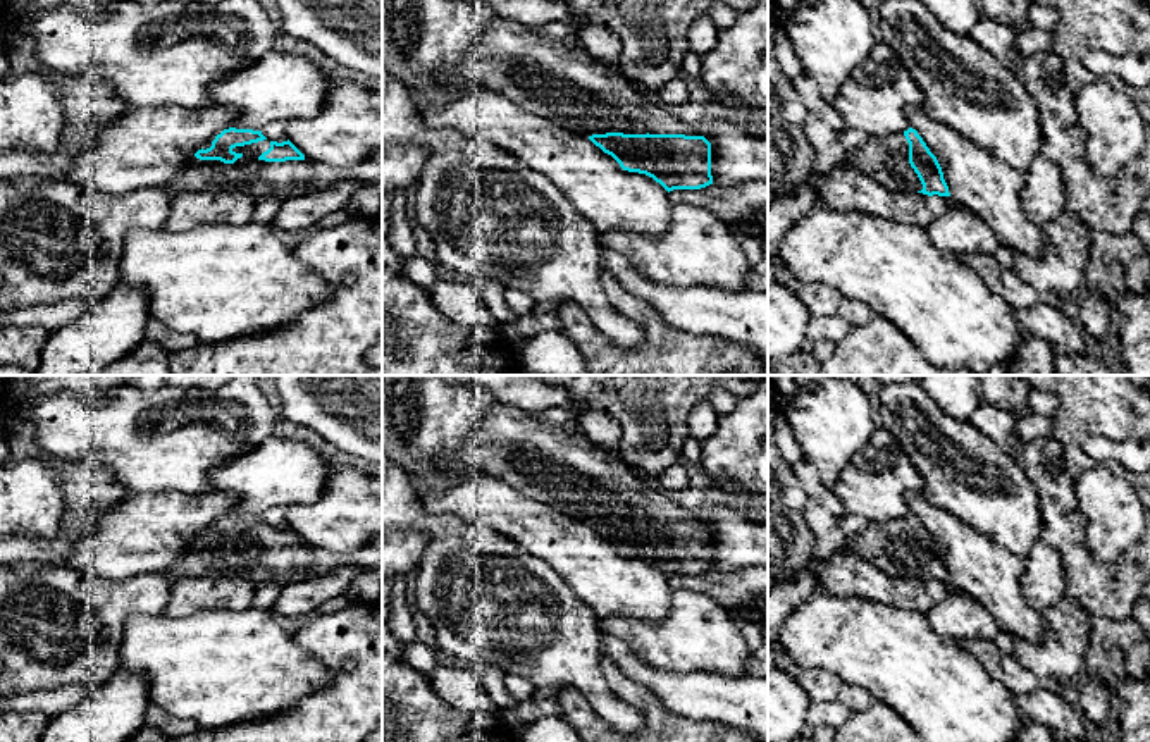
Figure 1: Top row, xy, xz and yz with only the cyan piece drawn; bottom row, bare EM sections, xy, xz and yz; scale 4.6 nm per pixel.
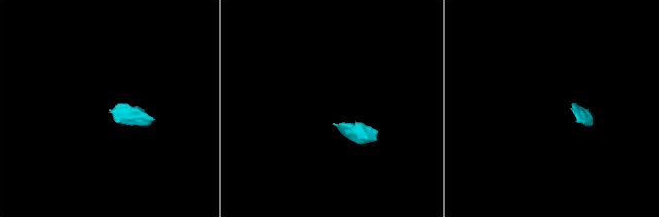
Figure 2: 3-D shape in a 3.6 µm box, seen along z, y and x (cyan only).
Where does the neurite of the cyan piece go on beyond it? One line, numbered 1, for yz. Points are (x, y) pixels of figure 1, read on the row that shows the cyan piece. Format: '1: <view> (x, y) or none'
1: yz (885, 160)

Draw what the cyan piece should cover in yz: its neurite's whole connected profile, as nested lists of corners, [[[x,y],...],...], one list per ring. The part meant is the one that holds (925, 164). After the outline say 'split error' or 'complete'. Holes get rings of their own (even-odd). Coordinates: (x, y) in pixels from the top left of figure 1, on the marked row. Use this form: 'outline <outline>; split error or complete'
outline [[[912,127],[883,138],[869,136],[861,148],[845,155],[845,162],[892,191],[918,191],[928,196],[950,196],[937,157]]]; split error

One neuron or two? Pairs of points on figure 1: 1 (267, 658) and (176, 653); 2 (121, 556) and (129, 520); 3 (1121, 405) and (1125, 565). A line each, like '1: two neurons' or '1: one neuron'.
1: one neuron
2: one neuron
3: one neuron

